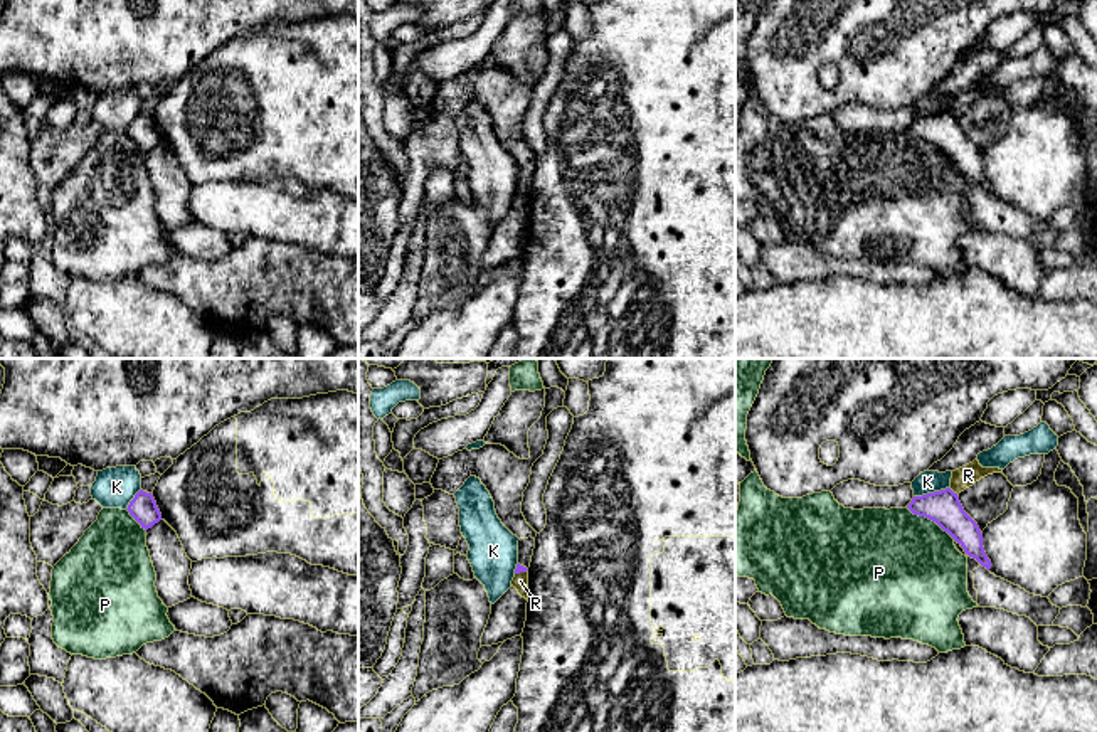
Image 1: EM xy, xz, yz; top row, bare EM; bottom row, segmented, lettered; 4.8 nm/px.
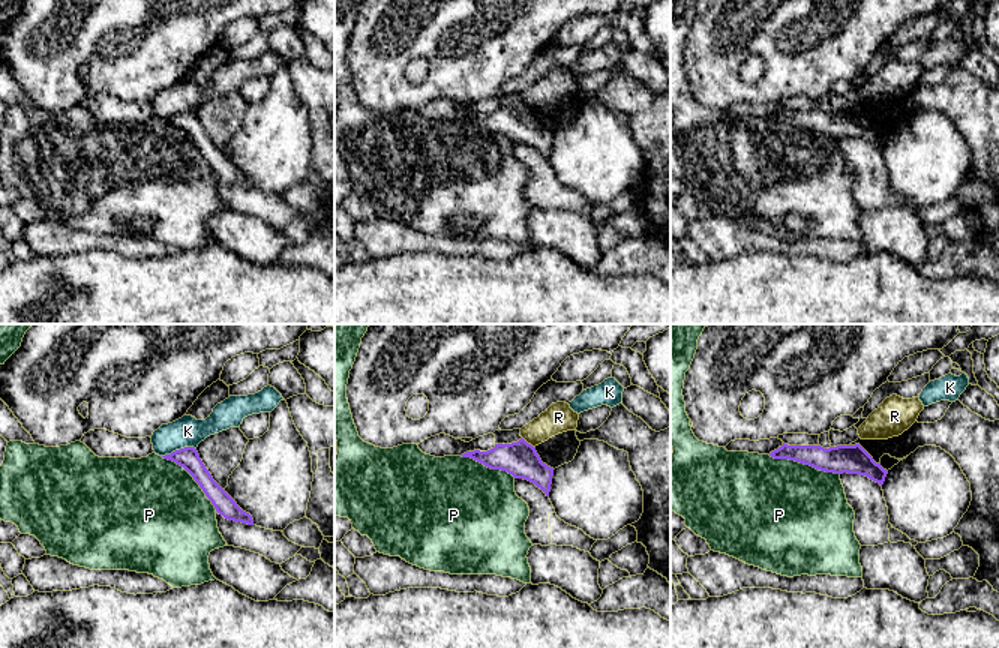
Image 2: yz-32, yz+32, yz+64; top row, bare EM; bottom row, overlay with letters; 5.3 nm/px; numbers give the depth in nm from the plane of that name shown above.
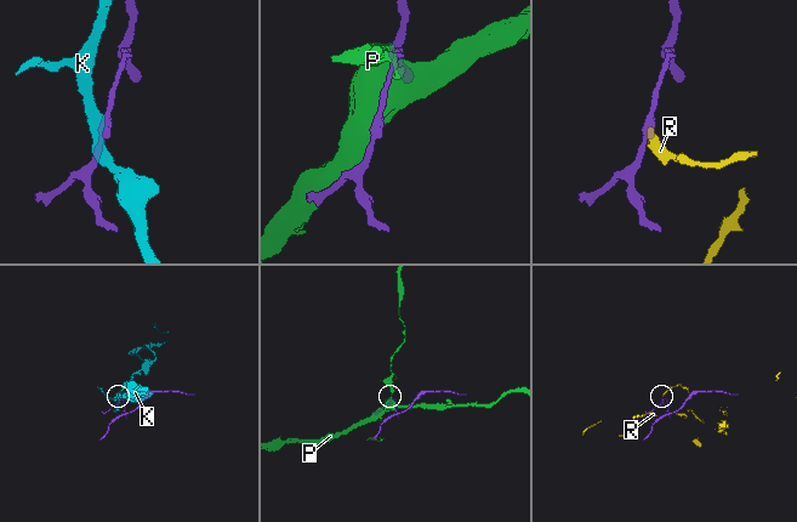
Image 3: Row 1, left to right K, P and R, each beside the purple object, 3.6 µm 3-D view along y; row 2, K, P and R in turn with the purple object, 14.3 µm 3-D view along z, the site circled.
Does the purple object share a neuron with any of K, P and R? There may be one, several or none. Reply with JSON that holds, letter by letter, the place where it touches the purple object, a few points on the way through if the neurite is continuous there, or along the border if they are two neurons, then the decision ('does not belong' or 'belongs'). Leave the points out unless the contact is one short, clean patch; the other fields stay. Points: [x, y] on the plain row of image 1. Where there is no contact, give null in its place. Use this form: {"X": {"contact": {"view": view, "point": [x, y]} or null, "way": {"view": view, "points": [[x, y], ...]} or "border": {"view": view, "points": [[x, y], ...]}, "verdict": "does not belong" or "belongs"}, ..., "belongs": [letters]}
{"K": {"contact": {"view": "yz", "point": [931, 116]}, "border": {"view": "yz", "points": [[949, 110], [914, 120]]}, "verdict": "does not belong"}, "P": {"contact": {"view": "yz", "point": [931, 142]}, "verdict": "does not belong"}, "R": {"contact": {"view": "yz", "point": [953, 115]}, "border": {"view": "yz", "points": [[949, 111], [958, 116]]}, "verdict": "does not belong"}, "belongs": []}

